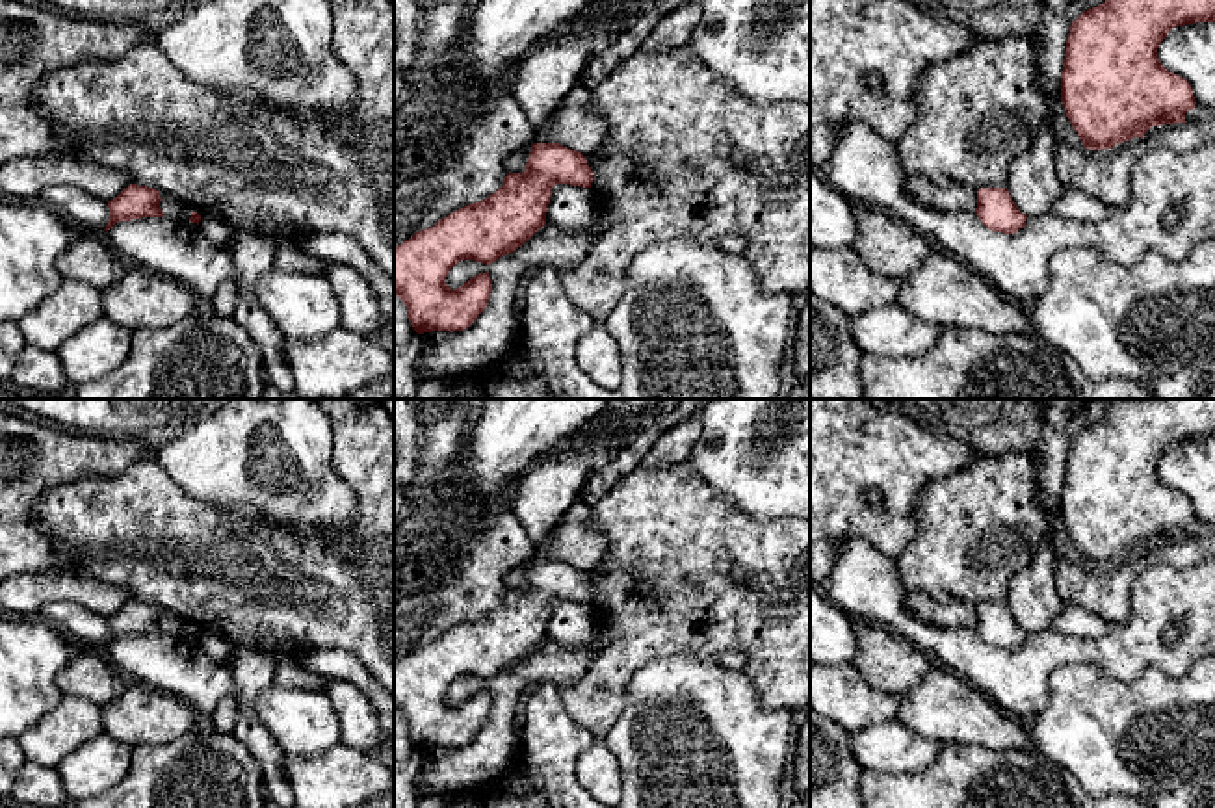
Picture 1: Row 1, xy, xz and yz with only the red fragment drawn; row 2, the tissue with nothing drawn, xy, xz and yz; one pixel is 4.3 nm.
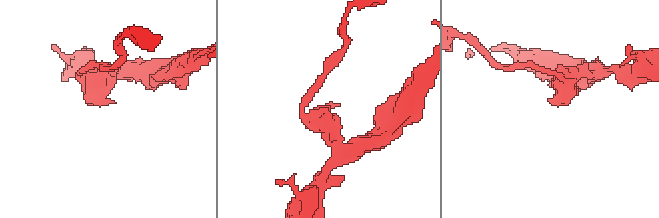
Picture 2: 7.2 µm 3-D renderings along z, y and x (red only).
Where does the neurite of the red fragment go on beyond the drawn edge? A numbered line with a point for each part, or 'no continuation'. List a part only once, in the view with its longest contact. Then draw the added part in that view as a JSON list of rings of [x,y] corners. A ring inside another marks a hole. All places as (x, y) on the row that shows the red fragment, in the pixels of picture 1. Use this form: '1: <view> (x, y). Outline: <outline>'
no continuation

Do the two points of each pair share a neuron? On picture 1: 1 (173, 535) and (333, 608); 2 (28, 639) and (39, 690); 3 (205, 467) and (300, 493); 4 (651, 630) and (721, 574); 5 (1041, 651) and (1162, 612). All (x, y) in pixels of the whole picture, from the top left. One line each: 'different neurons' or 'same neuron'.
1: same neuron
2: same neuron
3: same neuron
4: same neuron
5: same neuron

